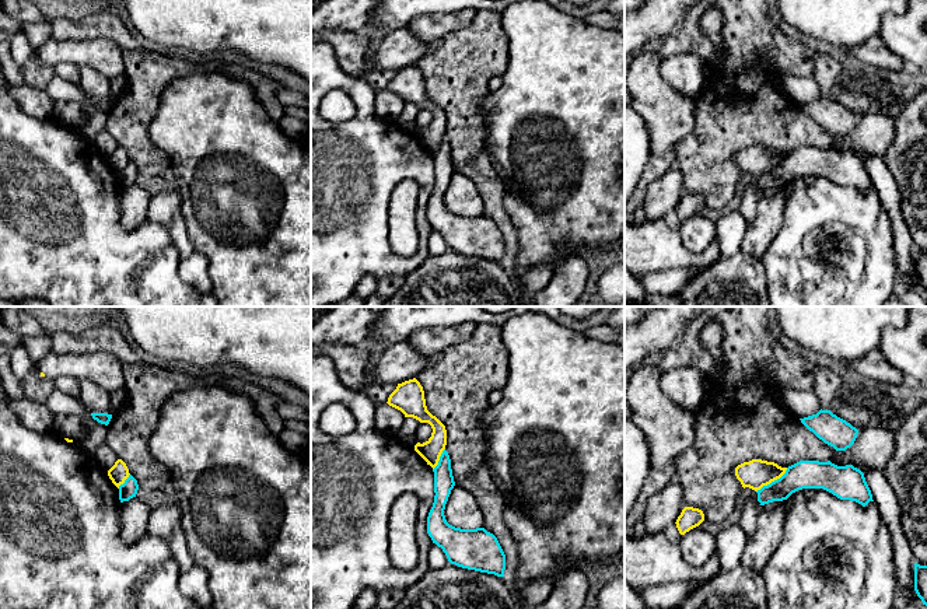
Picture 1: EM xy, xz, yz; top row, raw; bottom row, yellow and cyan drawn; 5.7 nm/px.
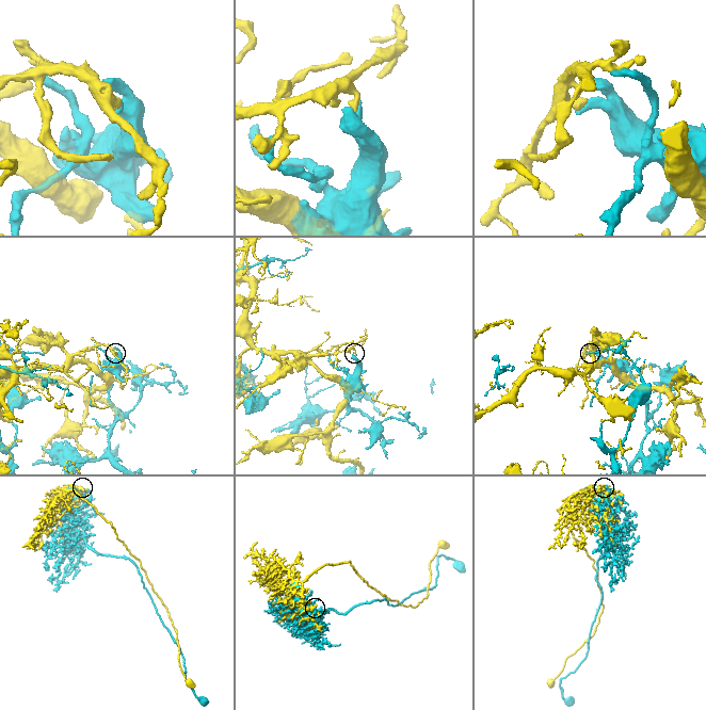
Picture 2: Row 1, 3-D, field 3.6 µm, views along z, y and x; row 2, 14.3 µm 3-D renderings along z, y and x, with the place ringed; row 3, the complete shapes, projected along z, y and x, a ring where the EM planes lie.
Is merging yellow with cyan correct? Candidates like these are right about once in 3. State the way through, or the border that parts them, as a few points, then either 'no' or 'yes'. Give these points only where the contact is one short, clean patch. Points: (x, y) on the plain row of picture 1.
no

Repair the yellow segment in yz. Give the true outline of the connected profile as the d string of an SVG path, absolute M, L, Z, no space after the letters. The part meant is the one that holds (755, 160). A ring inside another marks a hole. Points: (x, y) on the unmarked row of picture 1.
M752 146L744 148L735 154L735 162L741 168L742 174L749 174L755 178L763 172L780 165L786 160L787 154L781 154L774 148L762 146Z

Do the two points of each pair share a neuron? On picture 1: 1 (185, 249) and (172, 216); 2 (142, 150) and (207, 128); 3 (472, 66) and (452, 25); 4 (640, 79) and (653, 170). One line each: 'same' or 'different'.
1: same
2: different
3: different
4: same

